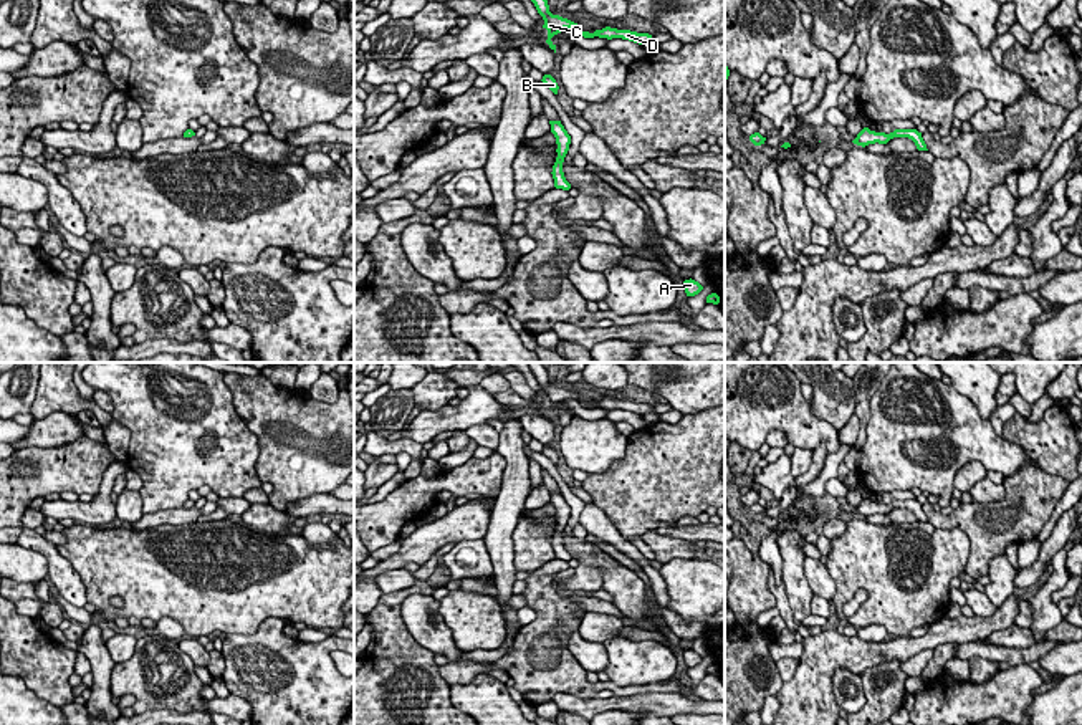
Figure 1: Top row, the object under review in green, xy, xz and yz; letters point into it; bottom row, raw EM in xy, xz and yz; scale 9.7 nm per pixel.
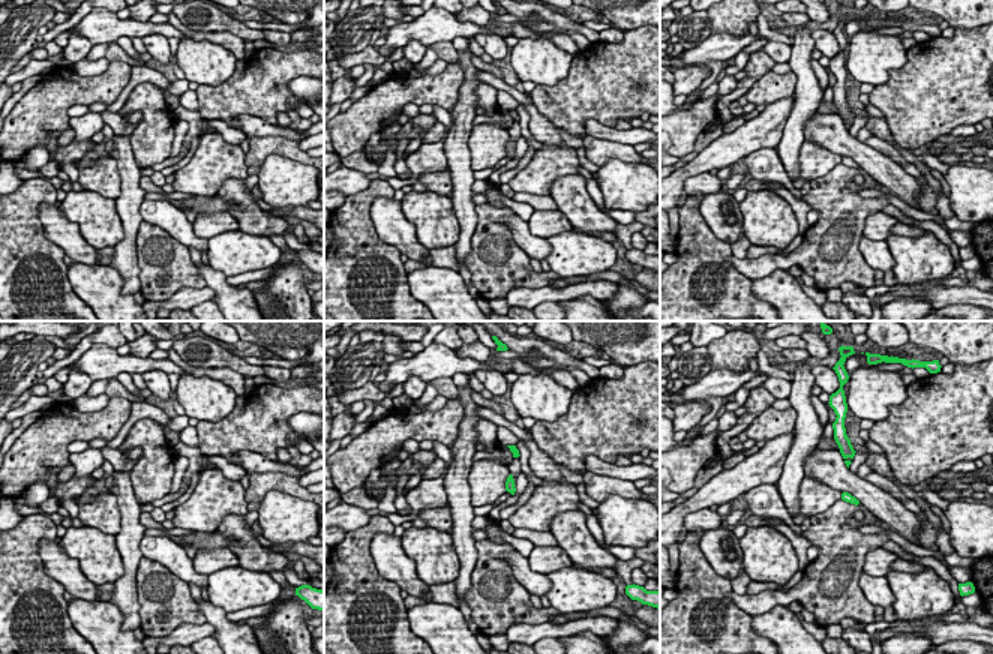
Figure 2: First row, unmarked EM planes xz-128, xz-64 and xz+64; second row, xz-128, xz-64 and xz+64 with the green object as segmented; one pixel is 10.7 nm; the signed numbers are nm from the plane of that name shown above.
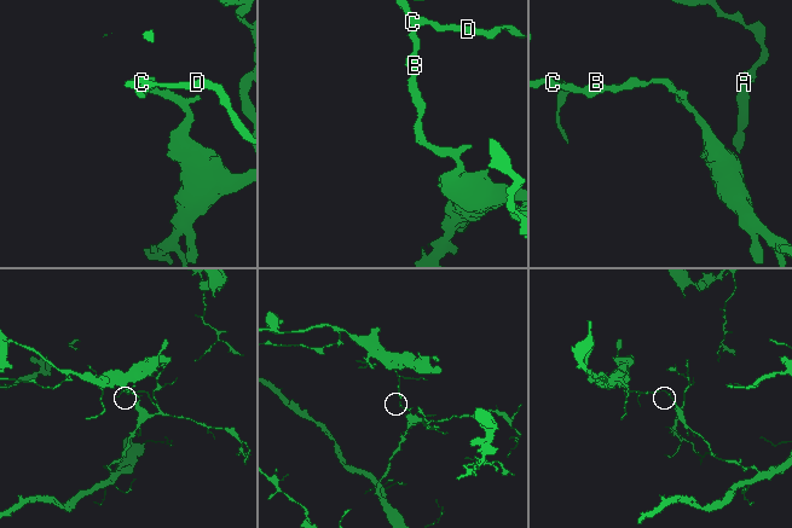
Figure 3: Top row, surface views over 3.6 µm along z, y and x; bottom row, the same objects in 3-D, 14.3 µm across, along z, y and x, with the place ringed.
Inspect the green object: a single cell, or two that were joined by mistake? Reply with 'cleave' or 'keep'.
cleave

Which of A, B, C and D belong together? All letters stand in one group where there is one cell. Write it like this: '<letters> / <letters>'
A / B C D

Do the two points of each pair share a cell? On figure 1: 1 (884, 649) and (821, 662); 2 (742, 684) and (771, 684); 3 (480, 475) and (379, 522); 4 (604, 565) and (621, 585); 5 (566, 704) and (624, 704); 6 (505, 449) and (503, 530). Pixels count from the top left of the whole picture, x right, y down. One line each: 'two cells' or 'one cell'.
1: one cell
2: one cell
3: one cell
4: one cell
5: one cell
6: one cell

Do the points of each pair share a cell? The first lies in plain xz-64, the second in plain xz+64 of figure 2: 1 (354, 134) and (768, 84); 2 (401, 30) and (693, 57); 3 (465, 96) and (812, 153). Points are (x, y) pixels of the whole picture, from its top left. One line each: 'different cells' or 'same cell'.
1: same cell
2: same cell
3: different cells

